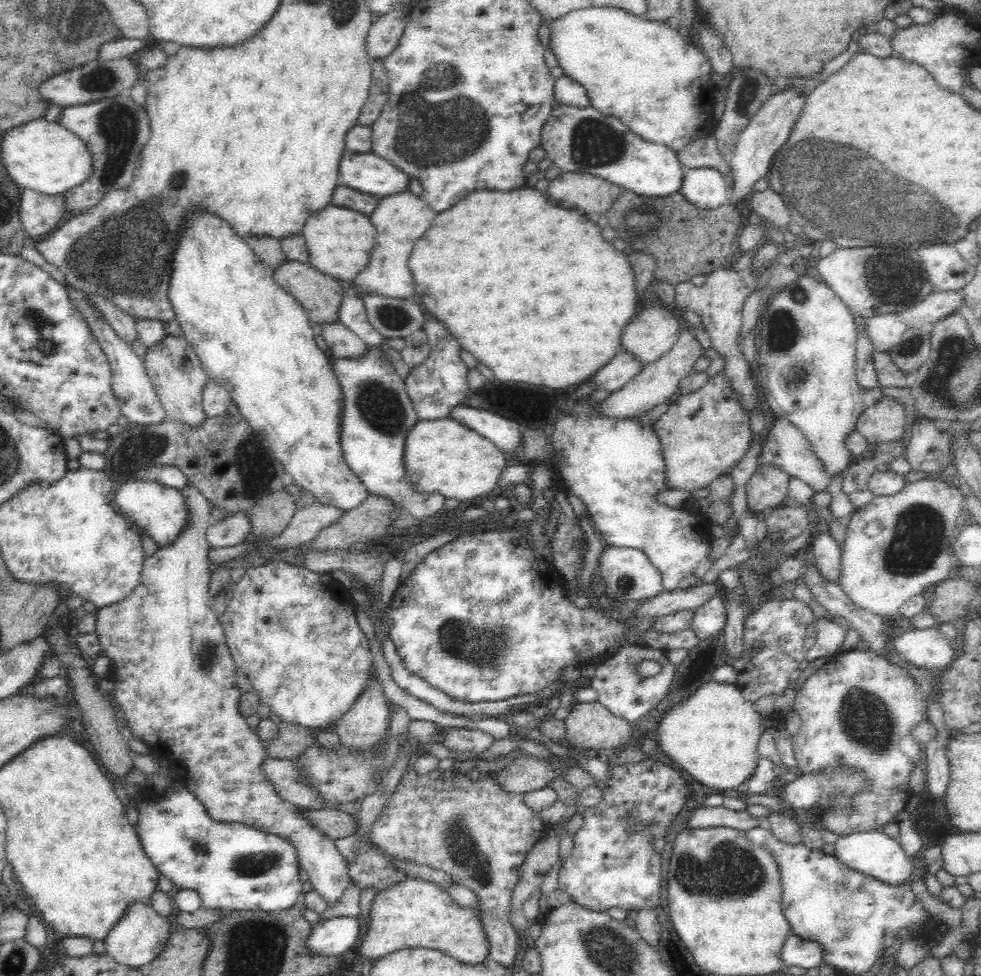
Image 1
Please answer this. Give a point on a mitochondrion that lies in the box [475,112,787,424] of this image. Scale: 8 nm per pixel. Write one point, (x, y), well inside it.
(594, 142)

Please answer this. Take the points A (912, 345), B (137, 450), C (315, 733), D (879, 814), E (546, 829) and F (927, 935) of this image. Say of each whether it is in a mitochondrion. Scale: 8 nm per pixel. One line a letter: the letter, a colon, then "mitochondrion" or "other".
A: mitochondrion
B: mitochondrion
C: other
D: other
E: other
F: other

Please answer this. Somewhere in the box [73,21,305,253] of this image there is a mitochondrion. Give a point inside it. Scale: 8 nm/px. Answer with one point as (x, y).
(119, 125)

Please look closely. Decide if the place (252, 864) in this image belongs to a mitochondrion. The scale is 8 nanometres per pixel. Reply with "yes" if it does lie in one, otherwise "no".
yes

